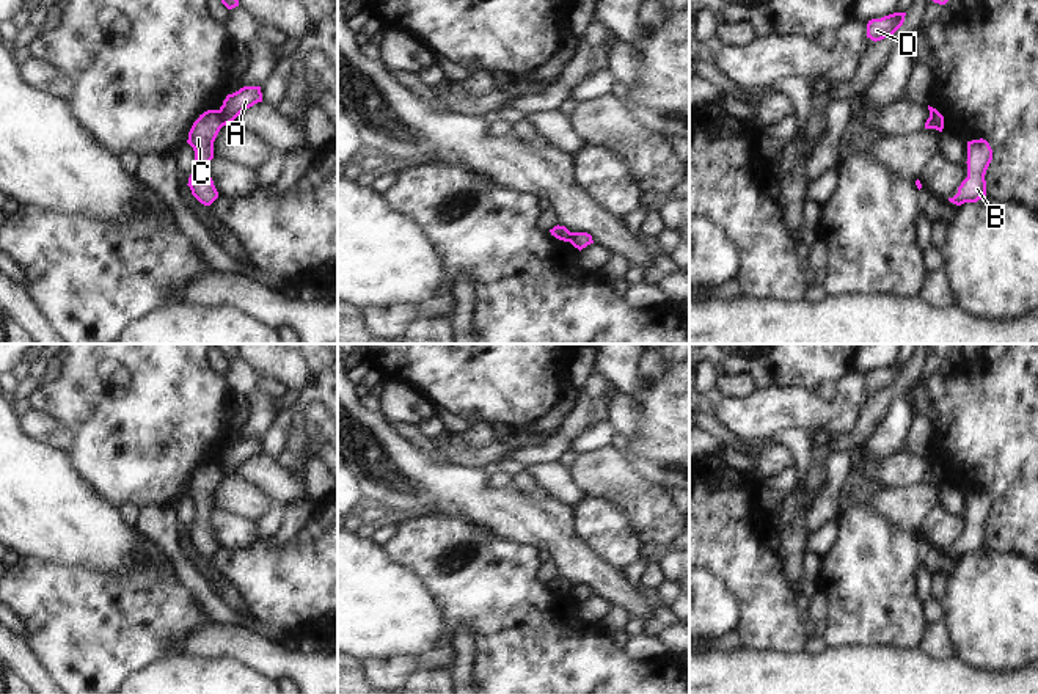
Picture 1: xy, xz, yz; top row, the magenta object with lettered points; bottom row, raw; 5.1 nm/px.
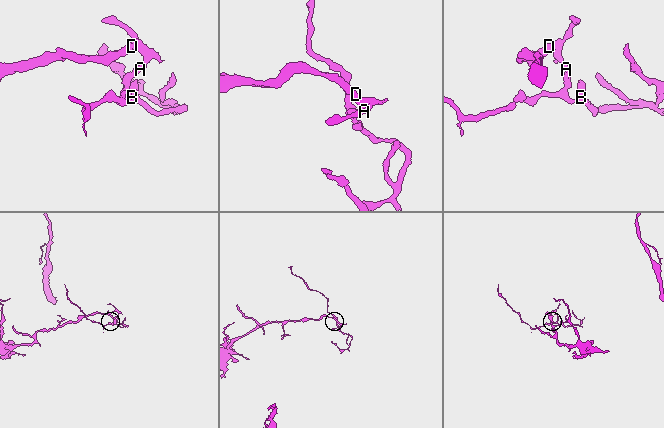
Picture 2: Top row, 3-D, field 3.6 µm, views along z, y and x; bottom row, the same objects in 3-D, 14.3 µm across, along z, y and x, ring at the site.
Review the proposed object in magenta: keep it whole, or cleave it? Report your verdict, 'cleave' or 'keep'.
cleave

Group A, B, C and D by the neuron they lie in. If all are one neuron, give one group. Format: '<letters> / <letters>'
A D / B C

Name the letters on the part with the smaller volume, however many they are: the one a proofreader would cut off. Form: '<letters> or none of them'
B, C.

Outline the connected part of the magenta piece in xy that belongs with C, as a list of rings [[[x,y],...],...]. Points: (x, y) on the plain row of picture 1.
[[[207,462],[199,466],[188,484],[187,495],[195,502],[195,517],[187,537],[204,557],[210,557],[218,550],[209,517],[214,510],[214,493],[221,479],[220,462]]]

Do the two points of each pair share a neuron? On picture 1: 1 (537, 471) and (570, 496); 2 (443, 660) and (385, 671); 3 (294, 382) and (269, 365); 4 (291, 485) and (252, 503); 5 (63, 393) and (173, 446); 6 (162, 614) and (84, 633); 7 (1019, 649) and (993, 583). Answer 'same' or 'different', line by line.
1: same
2: same
3: same
4: different
5: same
6: same
7: same

